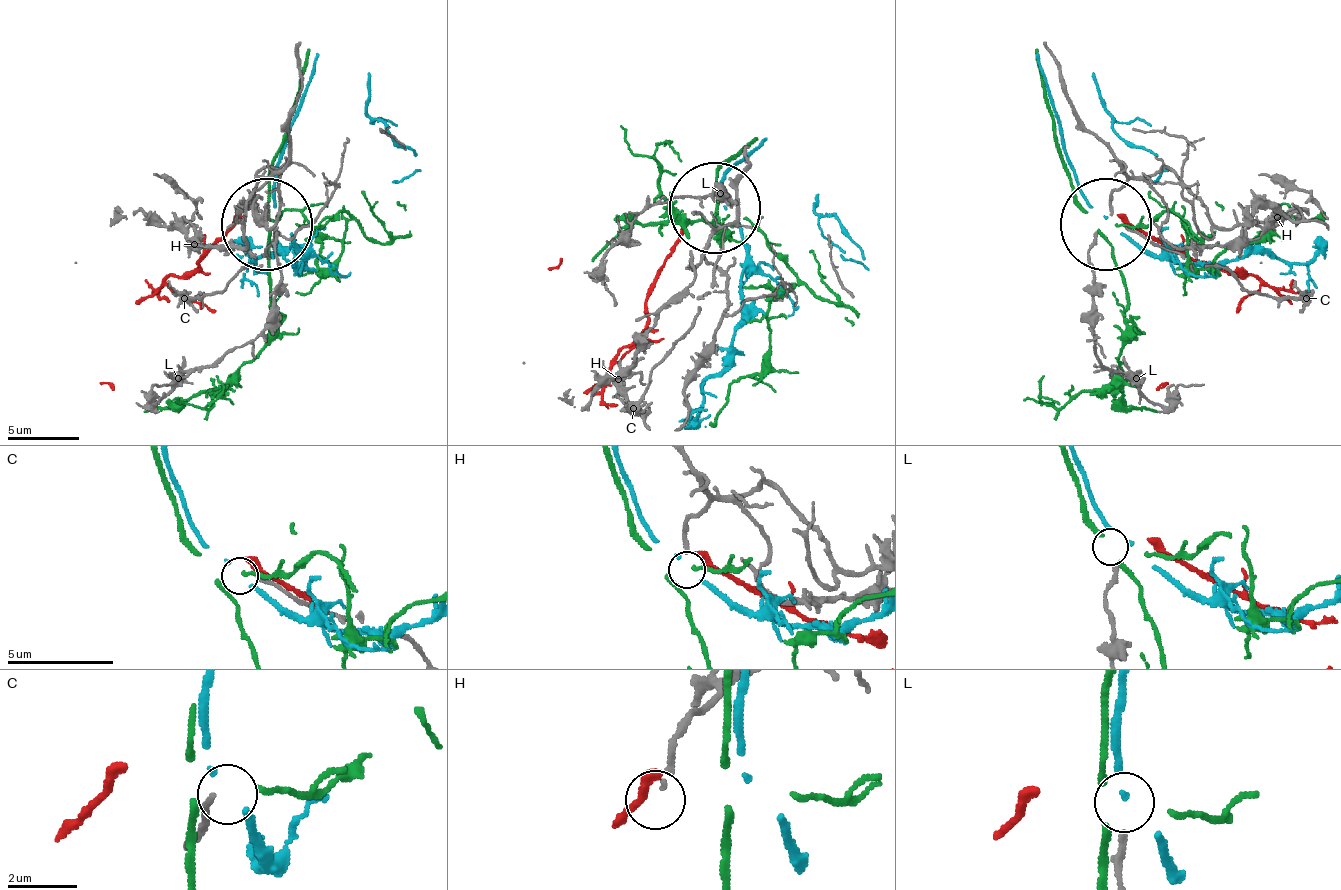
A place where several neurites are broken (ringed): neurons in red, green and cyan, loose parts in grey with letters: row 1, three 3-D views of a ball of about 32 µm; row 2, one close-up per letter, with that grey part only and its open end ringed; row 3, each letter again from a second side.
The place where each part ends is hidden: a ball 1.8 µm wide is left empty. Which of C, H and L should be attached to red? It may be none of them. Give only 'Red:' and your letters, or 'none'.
Red: none

